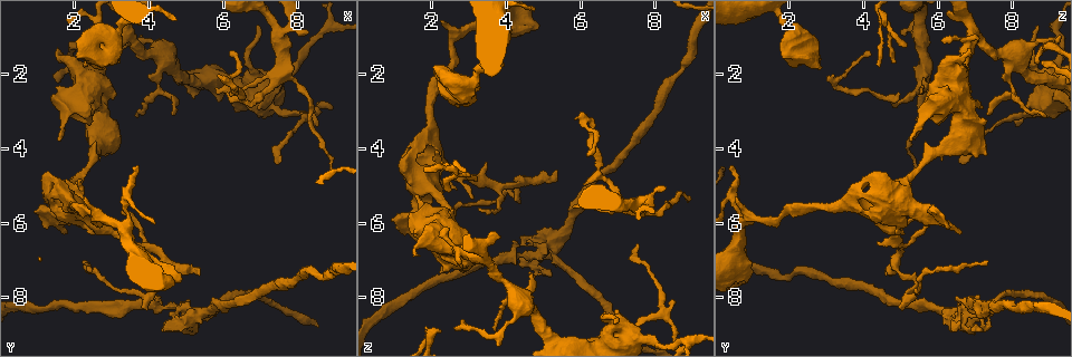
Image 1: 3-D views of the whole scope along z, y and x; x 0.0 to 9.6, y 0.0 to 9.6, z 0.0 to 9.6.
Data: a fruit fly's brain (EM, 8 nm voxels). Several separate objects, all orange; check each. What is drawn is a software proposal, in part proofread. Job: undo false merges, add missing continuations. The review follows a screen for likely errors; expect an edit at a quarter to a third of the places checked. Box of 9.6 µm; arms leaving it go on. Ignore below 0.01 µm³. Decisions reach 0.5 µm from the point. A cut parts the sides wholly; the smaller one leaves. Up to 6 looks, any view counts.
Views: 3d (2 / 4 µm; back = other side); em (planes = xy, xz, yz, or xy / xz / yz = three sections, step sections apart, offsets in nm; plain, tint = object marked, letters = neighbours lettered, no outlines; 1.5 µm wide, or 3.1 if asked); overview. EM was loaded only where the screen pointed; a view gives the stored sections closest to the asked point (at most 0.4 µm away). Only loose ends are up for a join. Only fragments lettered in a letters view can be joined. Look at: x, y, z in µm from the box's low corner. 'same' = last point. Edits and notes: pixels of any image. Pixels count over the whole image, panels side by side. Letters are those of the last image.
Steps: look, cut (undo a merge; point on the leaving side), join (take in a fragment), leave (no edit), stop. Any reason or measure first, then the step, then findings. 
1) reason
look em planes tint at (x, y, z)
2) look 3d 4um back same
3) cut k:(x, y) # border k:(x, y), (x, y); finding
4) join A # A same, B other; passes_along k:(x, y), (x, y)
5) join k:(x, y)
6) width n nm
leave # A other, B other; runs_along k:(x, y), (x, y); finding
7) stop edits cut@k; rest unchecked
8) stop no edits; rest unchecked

abrupt turn
look em 3.1um xy step 16 tint at (4.30, 2.50, 8.00)

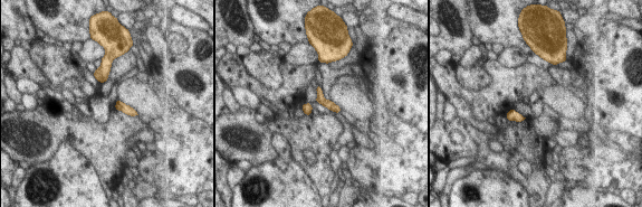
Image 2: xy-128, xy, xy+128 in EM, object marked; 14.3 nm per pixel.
another direction
look em 3.1um planes letters same

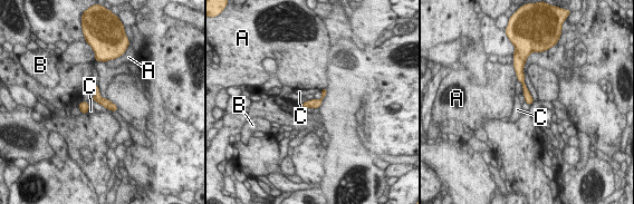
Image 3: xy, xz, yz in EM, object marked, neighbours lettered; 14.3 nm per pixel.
leave # A other, B other, C other; runs_along 3:(519, 70), (529, 102); one neuron here

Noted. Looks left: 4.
stops while still wide
look 3d 4um at (2.85, 4.15, 7.30)

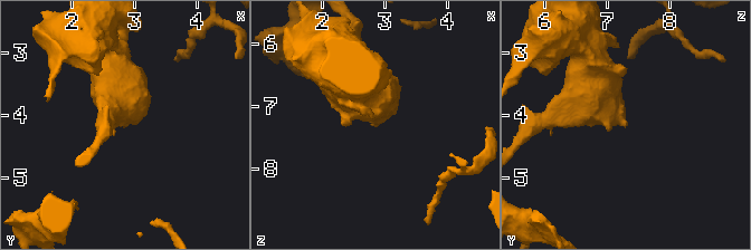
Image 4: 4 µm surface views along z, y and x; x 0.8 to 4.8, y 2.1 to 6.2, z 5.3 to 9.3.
look em 3.1um planes letters at (2.85, 4.20, 7.30)

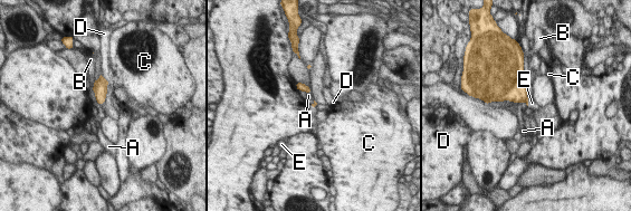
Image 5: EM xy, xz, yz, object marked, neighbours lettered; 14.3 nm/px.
longest_contact D 150 nm
join E # A other, B other, C other, D other, E same; the neuron continues

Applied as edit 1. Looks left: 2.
see it whole again
look overview

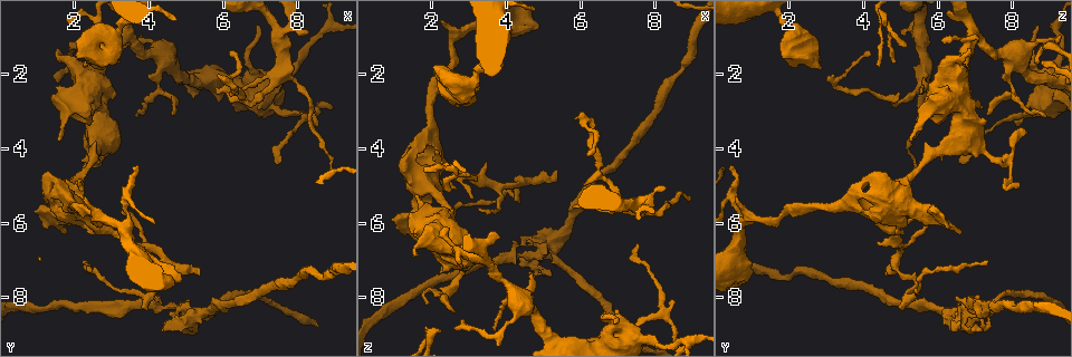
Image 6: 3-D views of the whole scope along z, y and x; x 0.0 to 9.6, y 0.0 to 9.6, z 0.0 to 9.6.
an open end
look em planes letters at (1.00, 5.80, 6.15)

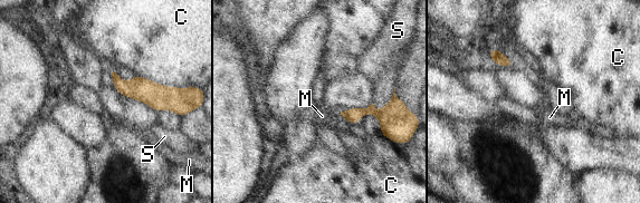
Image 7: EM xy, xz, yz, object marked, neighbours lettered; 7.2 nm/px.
longest_contact C 360 nm
leave # C other, M other, S other; border 7:(134, 74), (164, 85), (181, 88); none of them fits

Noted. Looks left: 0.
stop edits join@5; rest unchecked

